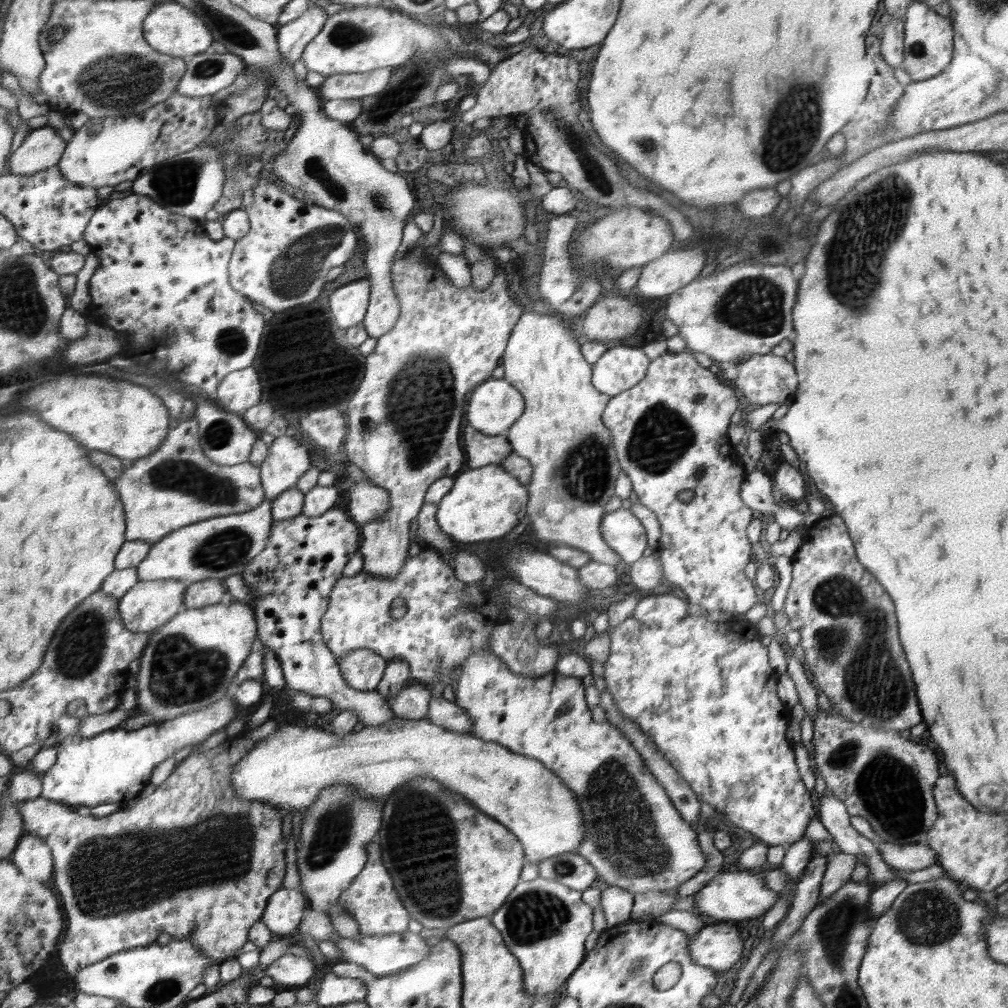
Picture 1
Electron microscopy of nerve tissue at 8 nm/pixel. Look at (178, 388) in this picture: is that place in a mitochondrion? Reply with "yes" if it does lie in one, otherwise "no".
no

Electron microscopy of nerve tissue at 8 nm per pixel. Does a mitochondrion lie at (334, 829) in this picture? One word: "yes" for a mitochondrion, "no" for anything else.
yes

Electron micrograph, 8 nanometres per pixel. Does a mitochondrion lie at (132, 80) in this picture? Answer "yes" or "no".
yes

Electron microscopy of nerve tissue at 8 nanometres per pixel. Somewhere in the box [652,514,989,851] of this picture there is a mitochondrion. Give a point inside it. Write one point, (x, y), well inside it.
(874, 685)

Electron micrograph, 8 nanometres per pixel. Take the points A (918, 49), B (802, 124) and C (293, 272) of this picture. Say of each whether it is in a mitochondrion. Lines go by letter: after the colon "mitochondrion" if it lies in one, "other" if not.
A: mitochondrion
B: mitochondrion
C: mitochondrion

